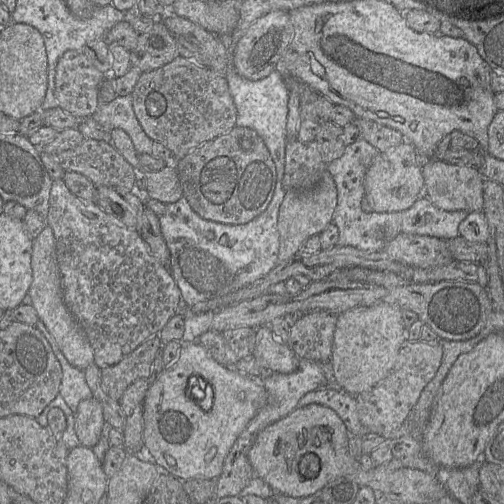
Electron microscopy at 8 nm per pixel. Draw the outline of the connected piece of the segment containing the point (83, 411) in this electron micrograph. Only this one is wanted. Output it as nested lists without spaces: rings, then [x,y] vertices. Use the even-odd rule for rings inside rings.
[[[96,398],[82,400],[75,413],[75,431],[80,446],[93,448],[105,423],[103,407]]]

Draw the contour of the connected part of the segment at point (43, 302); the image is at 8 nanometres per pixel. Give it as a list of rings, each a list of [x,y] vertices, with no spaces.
[[[46,225],[33,241],[31,267],[33,279],[28,295],[31,296],[32,306],[35,308],[39,319],[56,340],[68,362],[76,368],[85,370],[94,363],[94,353],[84,330],[64,303],[55,237],[49,225]]]

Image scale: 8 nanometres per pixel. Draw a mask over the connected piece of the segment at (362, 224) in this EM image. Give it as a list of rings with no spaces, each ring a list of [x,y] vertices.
[[[360,134],[357,141],[347,145],[343,155],[327,164],[327,171],[332,175],[337,188],[337,205],[332,222],[339,230],[338,246],[352,246],[364,251],[384,251],[385,246],[398,234],[431,236],[449,240],[459,236],[459,225],[469,214],[467,211],[445,211],[435,206],[430,199],[420,197],[409,209],[378,213],[366,213],[361,202],[366,195],[364,188],[365,174],[379,154],[379,151],[368,143]]]

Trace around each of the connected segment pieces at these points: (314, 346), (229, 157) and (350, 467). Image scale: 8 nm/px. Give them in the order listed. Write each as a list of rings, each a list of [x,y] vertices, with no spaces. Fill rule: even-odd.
[[[315,310],[292,321],[287,345],[299,358],[331,361],[338,314]]]
[[[235,126],[226,134],[218,136],[213,140],[205,142],[204,144],[192,149],[184,158],[175,161],[175,167],[177,169],[180,184],[183,190],[183,196],[186,198],[193,211],[205,220],[211,220],[224,224],[245,224],[256,218],[269,205],[276,186],[276,167],[274,161],[262,138],[251,128]]]
[[[321,404],[297,407],[287,416],[264,428],[250,449],[248,459],[255,476],[263,479],[274,493],[298,499],[320,492],[327,483],[339,477],[352,478],[360,488],[367,486],[374,492],[383,493],[389,490],[394,472],[403,467],[399,460],[393,458],[381,466],[364,470],[360,462],[350,454],[345,424],[334,410]]]

